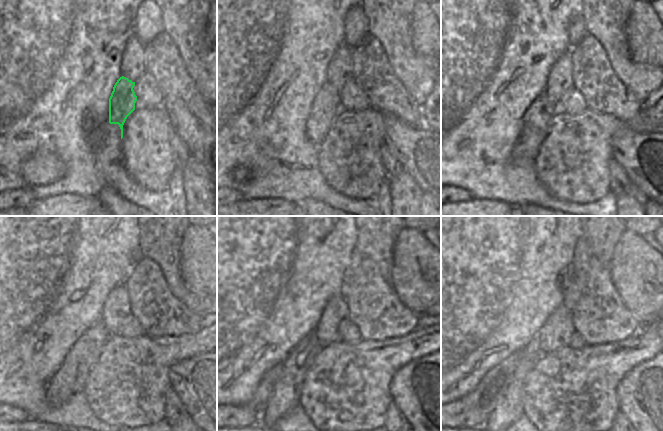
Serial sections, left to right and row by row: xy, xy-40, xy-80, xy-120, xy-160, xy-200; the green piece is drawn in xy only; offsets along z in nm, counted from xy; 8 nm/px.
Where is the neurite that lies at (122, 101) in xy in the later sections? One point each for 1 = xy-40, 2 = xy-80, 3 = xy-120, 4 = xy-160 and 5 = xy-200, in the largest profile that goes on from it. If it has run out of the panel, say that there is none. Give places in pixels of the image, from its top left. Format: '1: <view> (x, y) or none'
1: xy-40 (326, 107)
2: xy-80 (536, 126)
3: xy-120 (71, 378)
4: xy-160 (285, 397)
5: xy-200 (509, 409)

